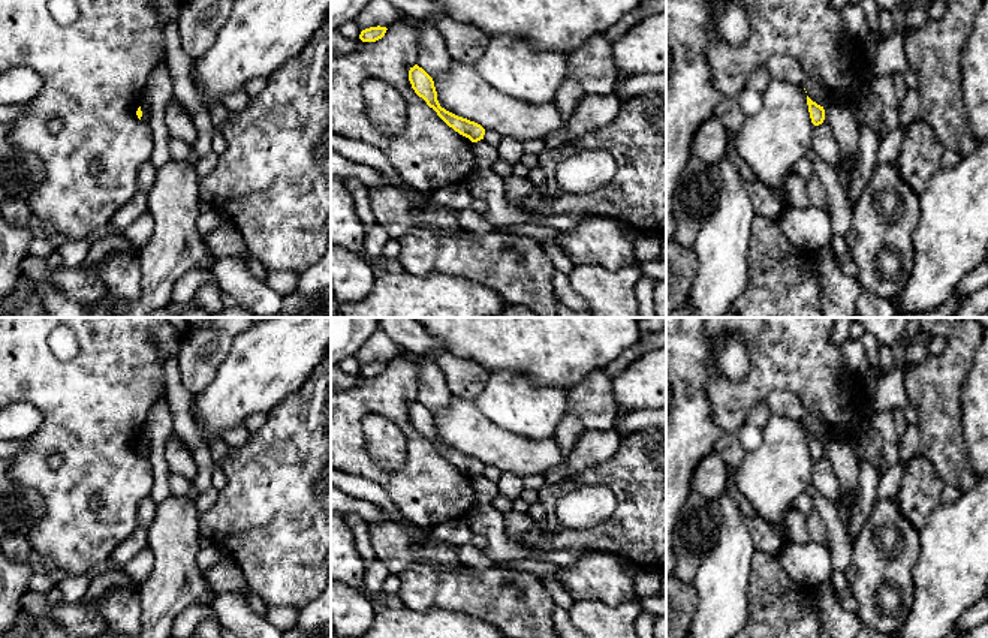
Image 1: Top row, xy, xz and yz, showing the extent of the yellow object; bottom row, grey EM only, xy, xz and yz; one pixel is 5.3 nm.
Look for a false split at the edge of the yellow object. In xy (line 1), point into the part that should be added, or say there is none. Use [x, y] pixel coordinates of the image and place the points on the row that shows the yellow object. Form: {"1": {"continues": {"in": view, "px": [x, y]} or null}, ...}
{"1": {"continues": null}}

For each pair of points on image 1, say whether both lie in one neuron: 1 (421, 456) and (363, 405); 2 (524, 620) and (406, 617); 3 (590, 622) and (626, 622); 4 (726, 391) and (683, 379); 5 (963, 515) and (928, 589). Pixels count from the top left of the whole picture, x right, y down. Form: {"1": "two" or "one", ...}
{"1": "one", "2": "two", "3": "one", "4": "two", "5": "one"}

